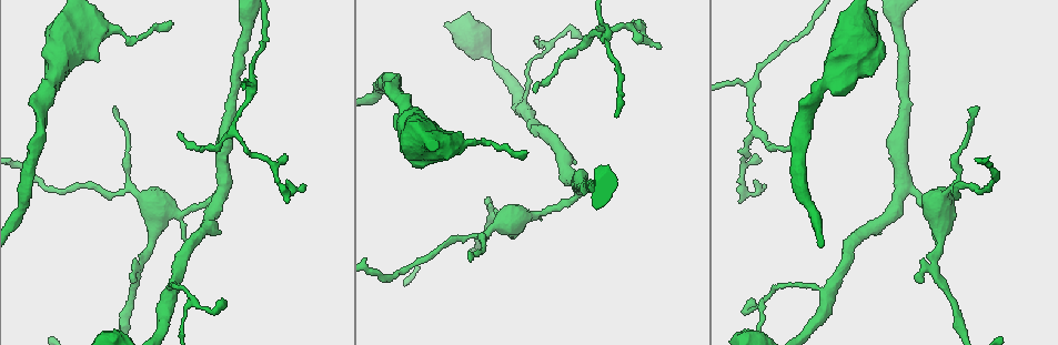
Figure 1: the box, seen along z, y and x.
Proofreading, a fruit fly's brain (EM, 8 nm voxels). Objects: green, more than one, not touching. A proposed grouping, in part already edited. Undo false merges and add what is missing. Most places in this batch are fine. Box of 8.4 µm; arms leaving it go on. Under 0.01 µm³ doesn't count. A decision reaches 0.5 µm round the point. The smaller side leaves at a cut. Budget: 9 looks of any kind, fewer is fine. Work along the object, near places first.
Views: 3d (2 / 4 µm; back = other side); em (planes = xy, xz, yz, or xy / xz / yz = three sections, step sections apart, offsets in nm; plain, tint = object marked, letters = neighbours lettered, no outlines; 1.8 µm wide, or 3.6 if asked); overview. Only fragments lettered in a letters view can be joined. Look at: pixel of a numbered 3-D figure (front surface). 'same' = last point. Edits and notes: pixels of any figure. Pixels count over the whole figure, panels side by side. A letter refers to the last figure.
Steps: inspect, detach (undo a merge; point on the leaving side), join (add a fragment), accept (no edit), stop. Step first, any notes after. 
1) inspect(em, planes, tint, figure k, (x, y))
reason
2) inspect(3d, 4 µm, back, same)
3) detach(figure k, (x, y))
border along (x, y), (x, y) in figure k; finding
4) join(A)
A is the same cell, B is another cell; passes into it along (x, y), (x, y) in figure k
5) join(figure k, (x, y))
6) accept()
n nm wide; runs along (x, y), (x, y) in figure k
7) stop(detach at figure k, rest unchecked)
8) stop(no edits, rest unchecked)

inspect(3d, 4 µm, figure 1, (133, 280))
free end

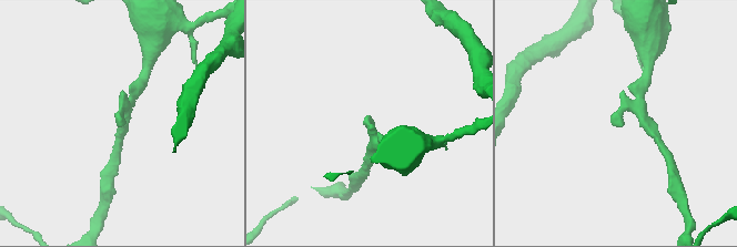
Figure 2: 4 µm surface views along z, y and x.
inspect(em, yz, step 8, tint, figure 2, (613, 124))

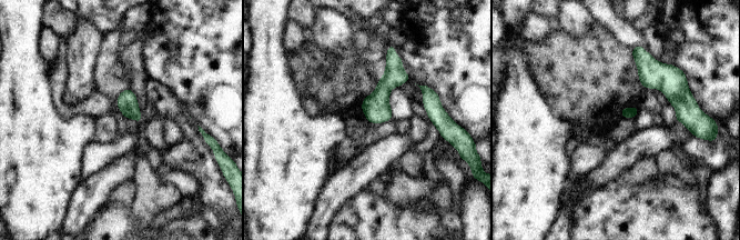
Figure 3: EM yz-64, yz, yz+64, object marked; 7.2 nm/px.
inspect(em, planes, letters, same)

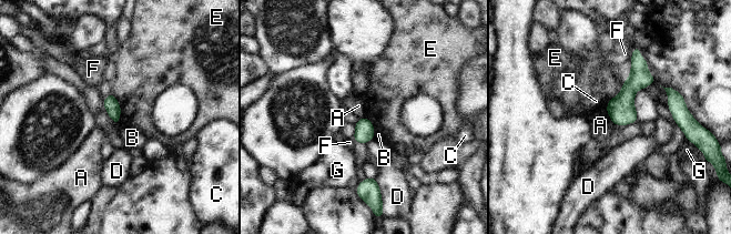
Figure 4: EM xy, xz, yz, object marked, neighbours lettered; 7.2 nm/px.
accept()
A, B, C, D, E, F and G are other cells; border along (606, 110), (612, 124) in figure 4; no lettered fragment goes on from it

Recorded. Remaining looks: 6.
inspect(3d, 2 µm, figure 1, (606, 36))
three arms meet

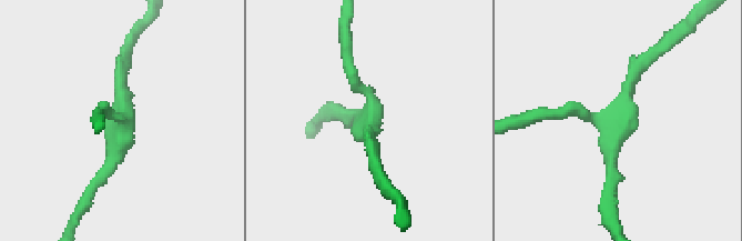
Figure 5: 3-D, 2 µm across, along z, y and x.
inspect(em, planes, tint, figure 5, (615, 125))
3 arms

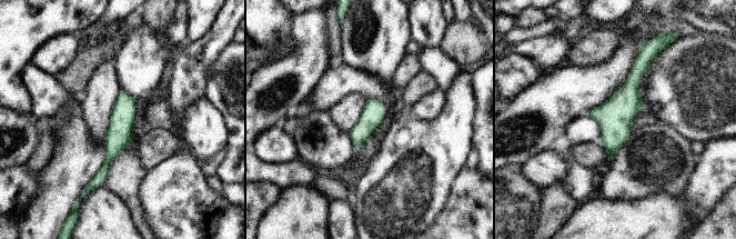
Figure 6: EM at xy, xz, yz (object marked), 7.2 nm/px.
inspect(em, planes, letters, same)

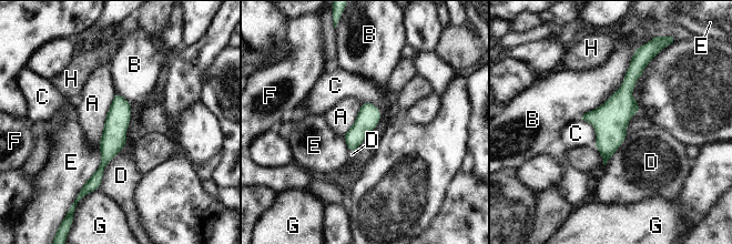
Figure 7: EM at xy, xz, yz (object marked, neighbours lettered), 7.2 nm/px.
accept()
A, B, C, D, E, F, G and H are other cells; border along (115, 92), (98, 146) in figure 7; continuous, no second neuron

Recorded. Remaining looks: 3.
inspect(em, planes, letters, figure 1, (528, 152))
thin end

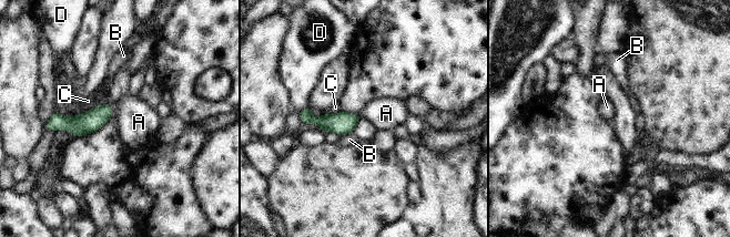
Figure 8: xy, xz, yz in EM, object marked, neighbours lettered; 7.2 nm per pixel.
join(A)
160 nm wide; A is the same cell, B, C and D are other cells; passes into it along (94, 119), (111, 111), (139, 122) in figure 8; it goes on there

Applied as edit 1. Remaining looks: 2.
stop(join at figure 8, rest unchecked)

